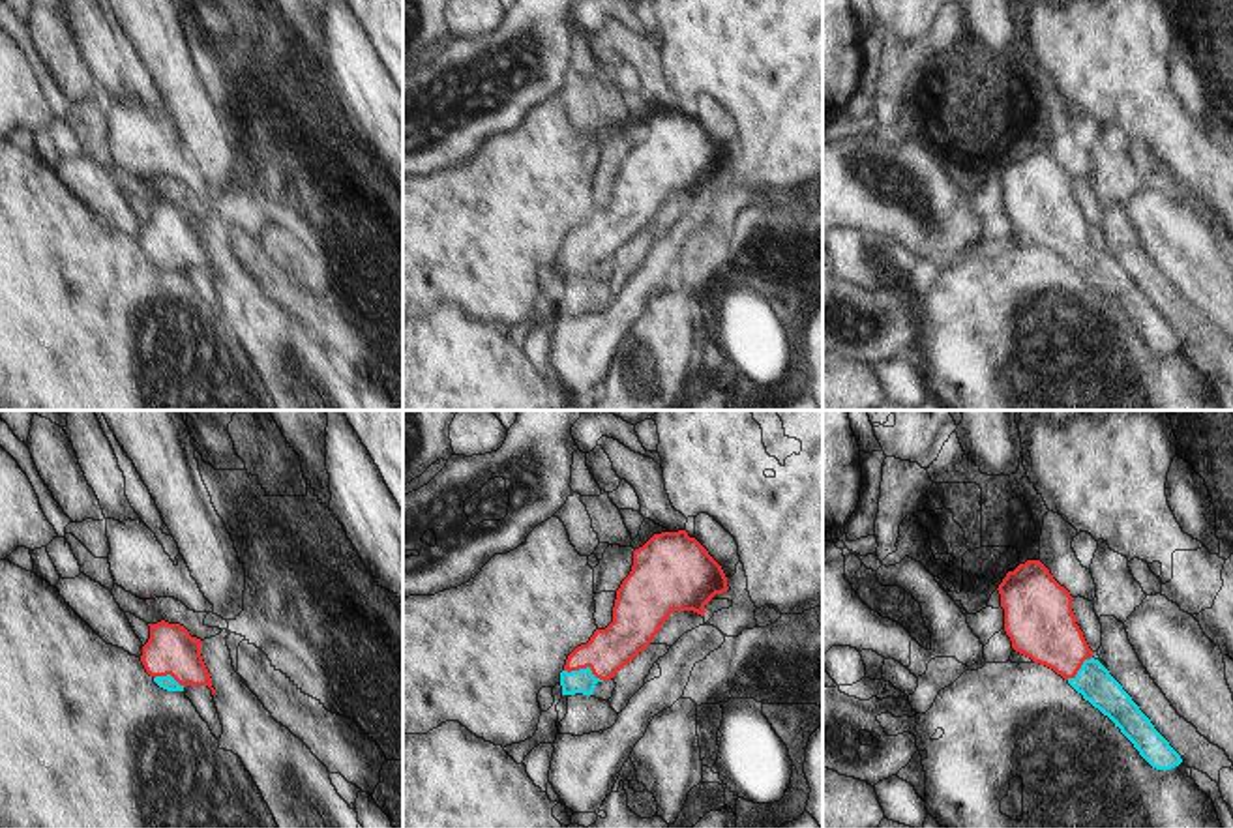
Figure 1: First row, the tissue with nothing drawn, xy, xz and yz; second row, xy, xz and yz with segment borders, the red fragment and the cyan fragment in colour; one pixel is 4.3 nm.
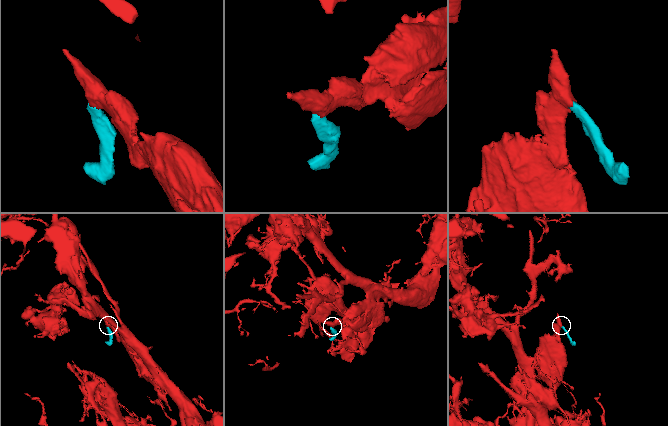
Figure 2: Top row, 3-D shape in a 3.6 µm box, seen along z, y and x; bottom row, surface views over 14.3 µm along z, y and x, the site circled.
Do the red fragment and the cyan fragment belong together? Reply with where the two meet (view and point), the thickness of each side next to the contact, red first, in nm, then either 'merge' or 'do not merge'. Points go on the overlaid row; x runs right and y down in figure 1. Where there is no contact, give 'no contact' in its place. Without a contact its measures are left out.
xz (583, 667) | 190/100 nm | merge

